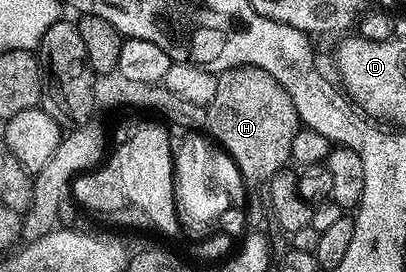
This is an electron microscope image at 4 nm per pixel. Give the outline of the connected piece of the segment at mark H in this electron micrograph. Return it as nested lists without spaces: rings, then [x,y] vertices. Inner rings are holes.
[[[233,67],[218,75],[216,97],[212,97],[206,127],[214,134],[213,142],[223,147],[225,154],[236,164],[241,178],[275,175],[291,162],[290,146],[292,137],[300,130],[296,105],[292,105],[292,97],[275,81],[269,73],[259,67]]]

